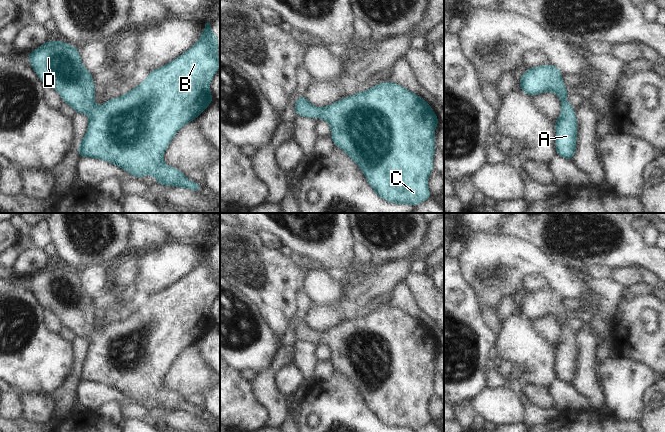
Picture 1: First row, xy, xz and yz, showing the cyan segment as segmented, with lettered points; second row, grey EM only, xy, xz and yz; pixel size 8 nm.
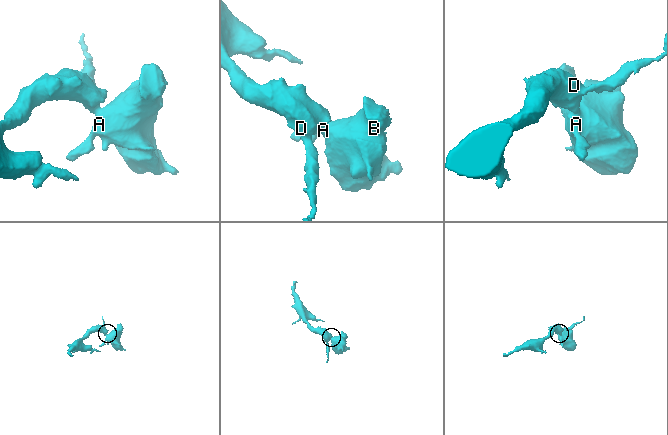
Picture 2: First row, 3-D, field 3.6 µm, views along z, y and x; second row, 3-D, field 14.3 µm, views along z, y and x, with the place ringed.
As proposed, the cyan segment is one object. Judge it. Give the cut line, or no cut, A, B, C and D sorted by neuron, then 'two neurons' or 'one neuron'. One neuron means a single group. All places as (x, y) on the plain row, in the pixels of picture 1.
no cut | A B C D | one neuron

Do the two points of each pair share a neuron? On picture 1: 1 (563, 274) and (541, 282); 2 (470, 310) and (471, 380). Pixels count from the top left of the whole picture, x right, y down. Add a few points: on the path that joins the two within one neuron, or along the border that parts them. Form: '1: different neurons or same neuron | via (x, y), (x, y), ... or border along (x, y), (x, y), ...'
1: different neurons | border along (523, 277), (529, 274), (541, 274), (549, 286)
2: same neuron | via (470, 327), (470, 331), (478, 339), (478, 363)

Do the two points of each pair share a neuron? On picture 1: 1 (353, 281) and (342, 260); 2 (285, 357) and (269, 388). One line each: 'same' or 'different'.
1: different
2: same

